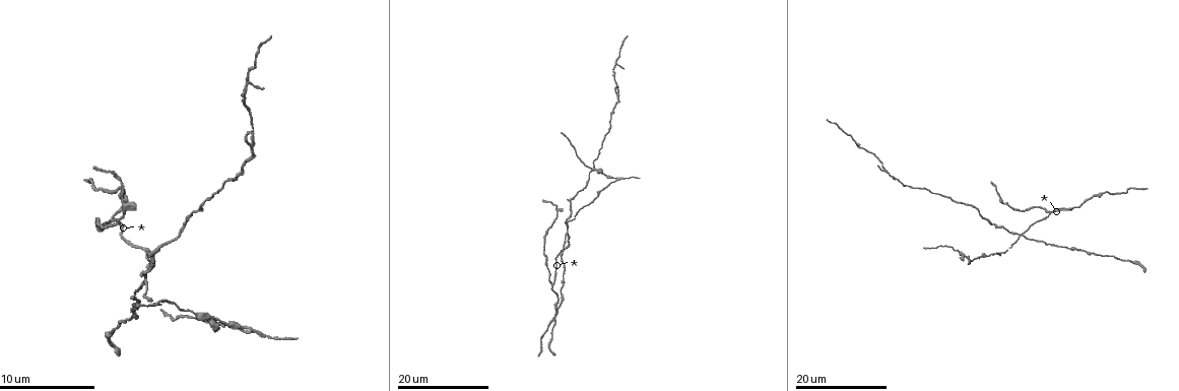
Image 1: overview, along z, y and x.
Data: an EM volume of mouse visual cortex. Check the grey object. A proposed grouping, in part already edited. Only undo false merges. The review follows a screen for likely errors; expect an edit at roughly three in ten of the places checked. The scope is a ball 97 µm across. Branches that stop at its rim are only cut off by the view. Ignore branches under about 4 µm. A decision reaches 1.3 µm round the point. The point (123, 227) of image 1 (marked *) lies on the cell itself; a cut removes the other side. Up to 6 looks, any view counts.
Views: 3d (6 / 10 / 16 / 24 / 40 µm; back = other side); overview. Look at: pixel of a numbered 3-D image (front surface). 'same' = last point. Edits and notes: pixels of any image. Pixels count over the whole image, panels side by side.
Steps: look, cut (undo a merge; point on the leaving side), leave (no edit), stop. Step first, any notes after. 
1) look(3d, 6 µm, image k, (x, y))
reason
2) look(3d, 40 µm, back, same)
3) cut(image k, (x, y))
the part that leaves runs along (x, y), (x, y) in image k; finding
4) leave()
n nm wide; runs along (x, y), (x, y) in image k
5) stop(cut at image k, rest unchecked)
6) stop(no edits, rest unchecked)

look(3d, 24 µm, image 1, (1076, 206))
two arms in line, one across

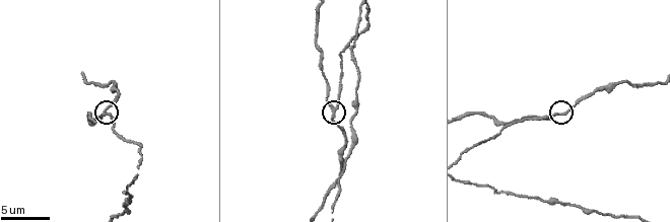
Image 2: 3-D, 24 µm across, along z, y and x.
look(3d, 10 µm, image 2, (556, 116))

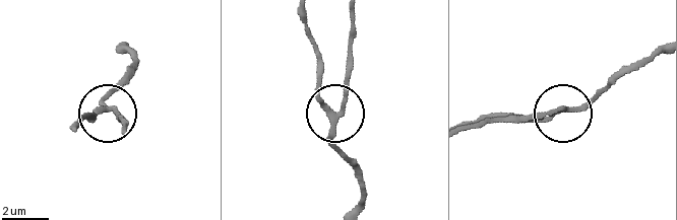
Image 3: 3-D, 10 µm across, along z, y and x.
leave()
runs along (472, 129), (575, 112), (608, 84) in image 3; all the same cell

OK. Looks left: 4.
look(3d, 16 µm, image 1, (567, 228))
four-way junction

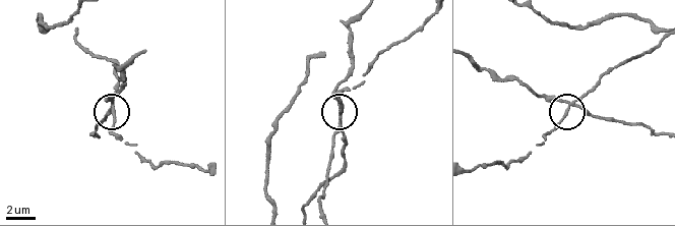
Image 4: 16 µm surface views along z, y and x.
look(3d, 6 µm, image 4, (340, 114))
closer look

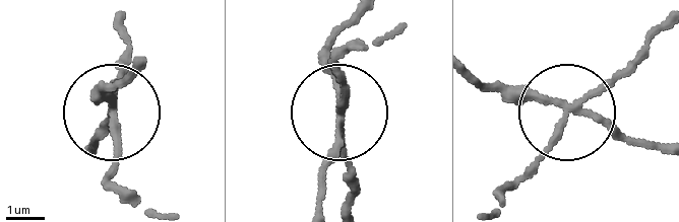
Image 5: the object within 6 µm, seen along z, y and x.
cut(image 5, (101, 100))
180 nm wide; the part that leaves runs along (564, 108), (471, 76) in image 5; two cells meet here

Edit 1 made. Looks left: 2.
stop(cut at image 5, rest unchecked)

